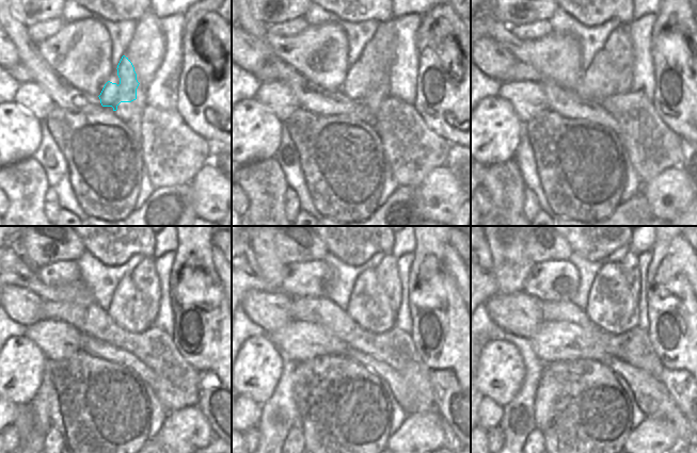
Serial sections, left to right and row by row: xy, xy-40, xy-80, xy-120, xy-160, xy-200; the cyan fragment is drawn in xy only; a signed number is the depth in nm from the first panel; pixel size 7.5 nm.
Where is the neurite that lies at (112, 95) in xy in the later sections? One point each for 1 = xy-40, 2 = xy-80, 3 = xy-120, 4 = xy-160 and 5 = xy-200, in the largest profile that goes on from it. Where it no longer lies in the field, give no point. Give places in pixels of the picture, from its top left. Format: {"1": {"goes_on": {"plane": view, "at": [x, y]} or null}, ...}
{"1": {"goes_on": {"plane": "xy-40", "at": [380, 65]}}, "2": {"goes_on": {"plane": "xy-80", "at": [619, 49]}}, "3": {"goes_on": {"plane": "xy-120", "at": [145, 278]}}, "4": {"goes_on": {"plane": "xy-160", "at": [386, 271]}}, "5": {"goes_on": {"plane": "xy-200", "at": [630, 262]}}}

